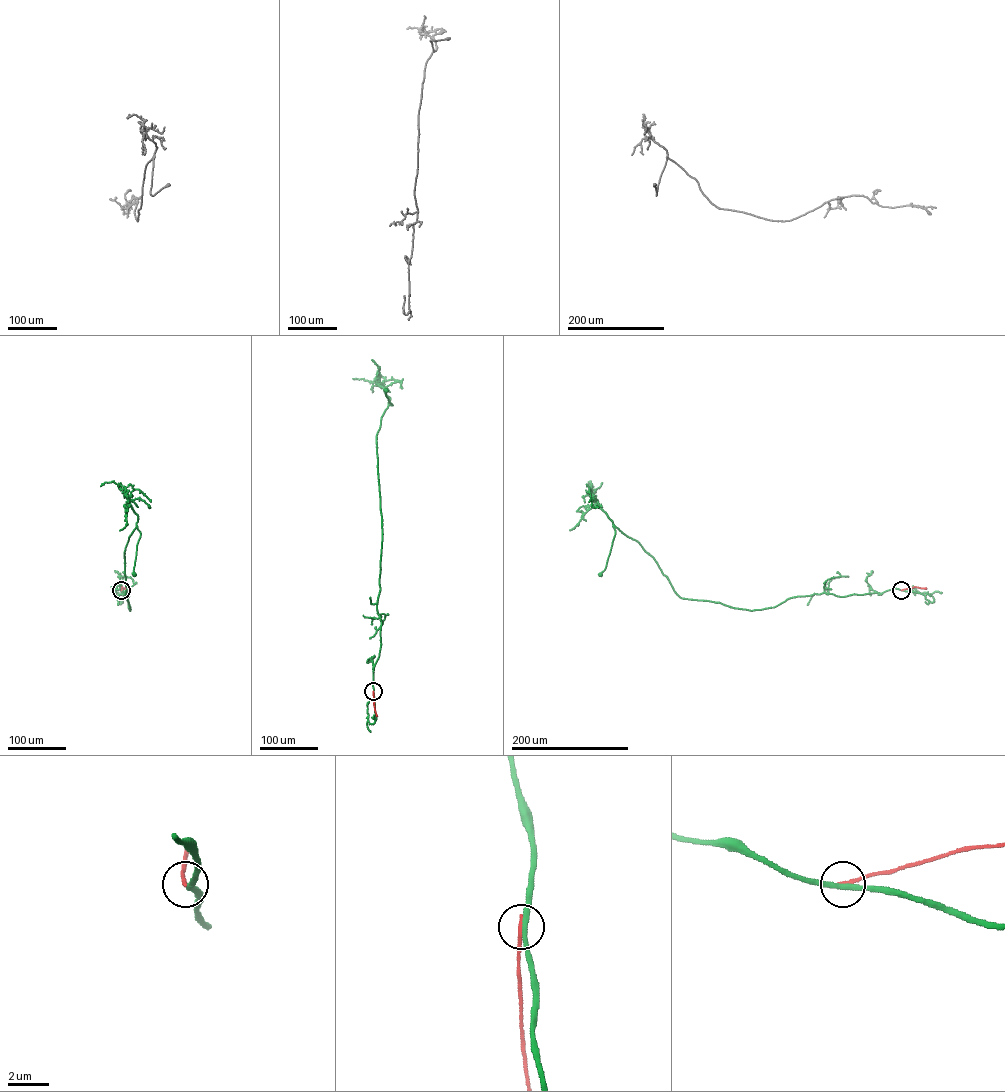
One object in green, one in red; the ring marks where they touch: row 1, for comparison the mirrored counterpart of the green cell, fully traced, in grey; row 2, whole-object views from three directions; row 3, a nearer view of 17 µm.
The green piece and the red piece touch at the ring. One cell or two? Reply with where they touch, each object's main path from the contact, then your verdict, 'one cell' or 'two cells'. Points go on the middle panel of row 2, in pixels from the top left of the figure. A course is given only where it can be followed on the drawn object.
(373, 691) | green via (373, 691), (374, 667), (381, 642), (377, 603), (382, 536), (376, 435), (388, 403), (392, 405), (386, 390) | red via (373, 691), (377, 716) | two cells

